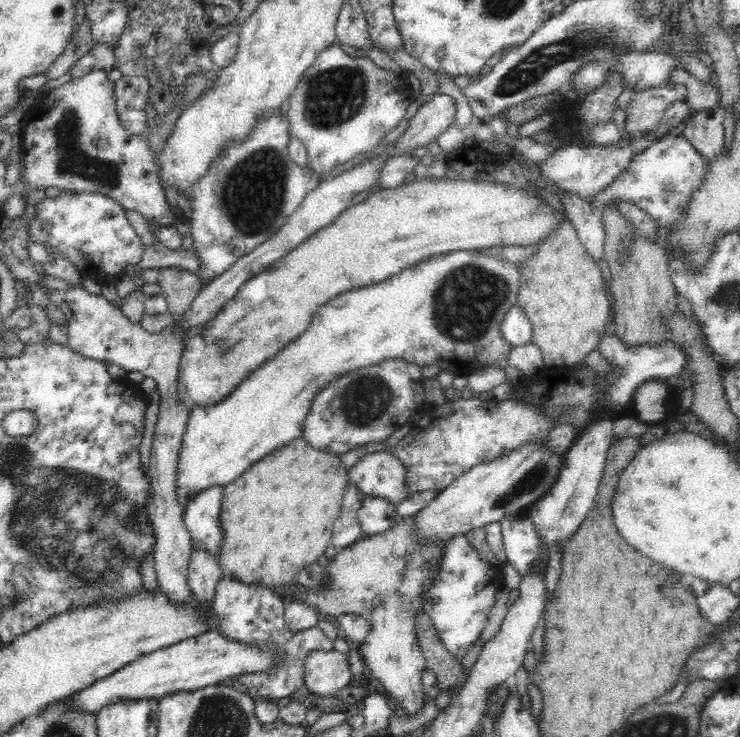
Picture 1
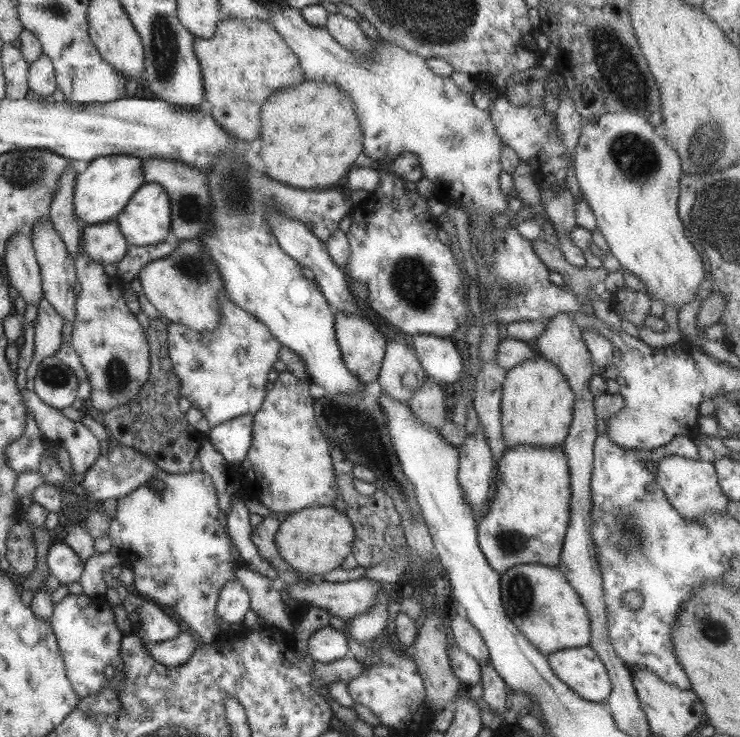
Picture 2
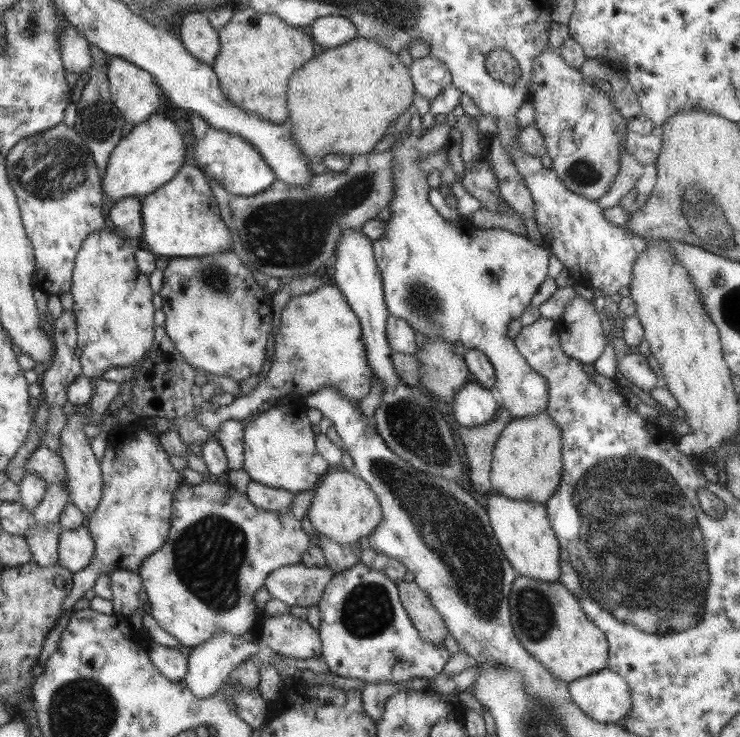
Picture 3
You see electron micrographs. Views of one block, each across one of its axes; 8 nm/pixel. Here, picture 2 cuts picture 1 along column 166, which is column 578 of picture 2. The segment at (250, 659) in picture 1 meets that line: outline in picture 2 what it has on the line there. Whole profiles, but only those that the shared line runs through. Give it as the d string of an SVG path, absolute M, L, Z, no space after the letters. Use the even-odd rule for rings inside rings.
M588 644L549 653L546 659L557 680L580 699L601 702L610 693L605 667Z

